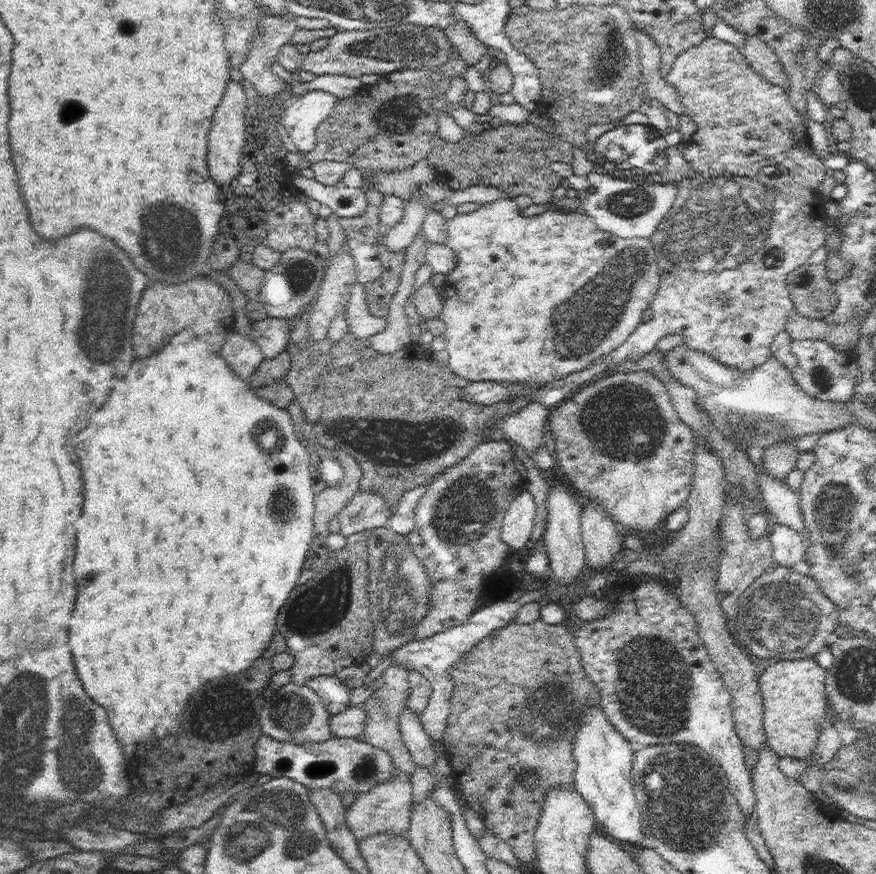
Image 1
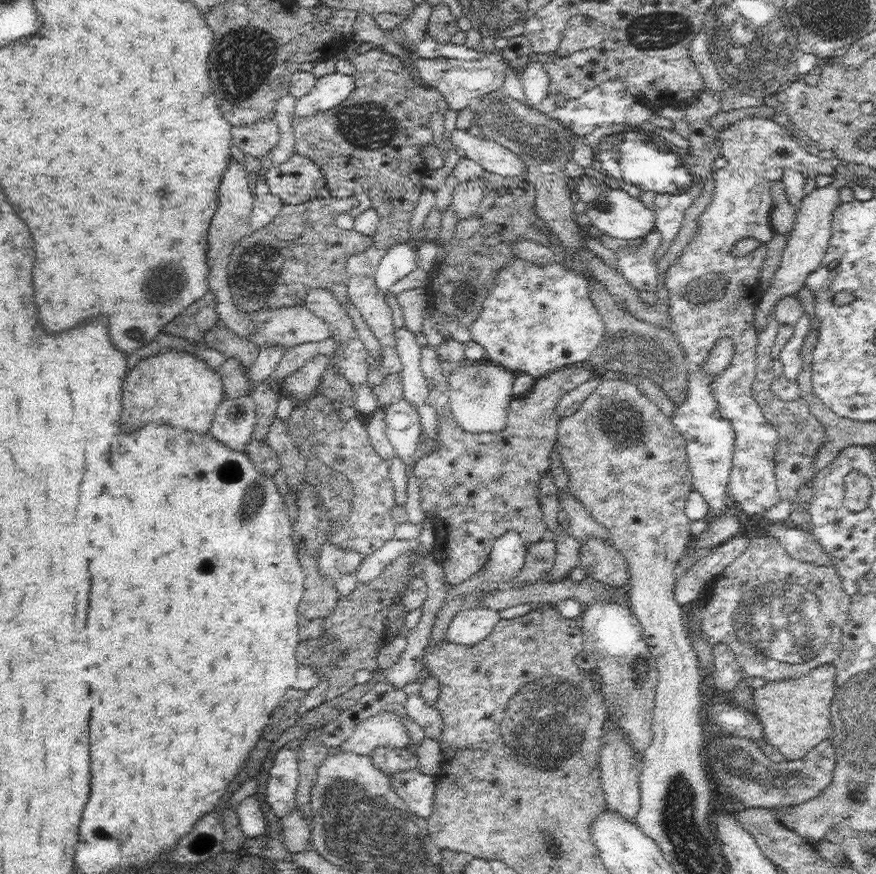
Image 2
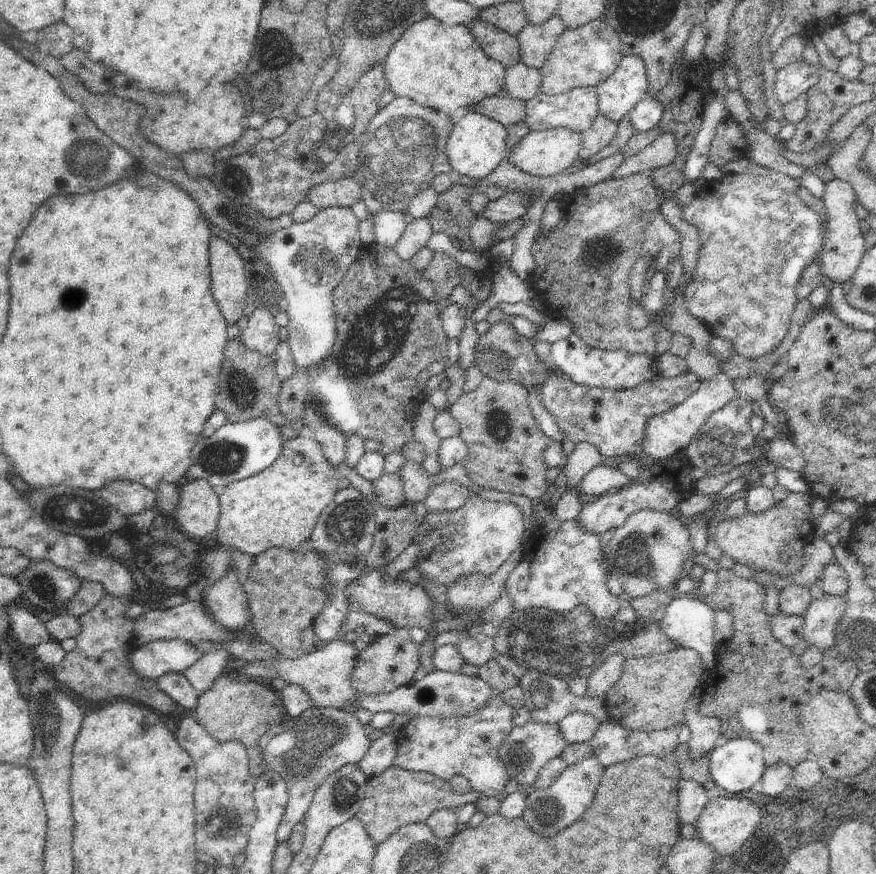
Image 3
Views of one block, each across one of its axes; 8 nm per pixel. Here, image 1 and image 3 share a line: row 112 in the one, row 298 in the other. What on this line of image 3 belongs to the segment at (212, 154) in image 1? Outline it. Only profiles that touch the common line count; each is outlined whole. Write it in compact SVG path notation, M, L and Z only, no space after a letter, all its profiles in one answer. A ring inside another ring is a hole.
M213 234L210 237L210 268L212 294L226 318L226 324L232 326L242 318L243 310L247 308L248 265L242 264L242 257L234 246Z

